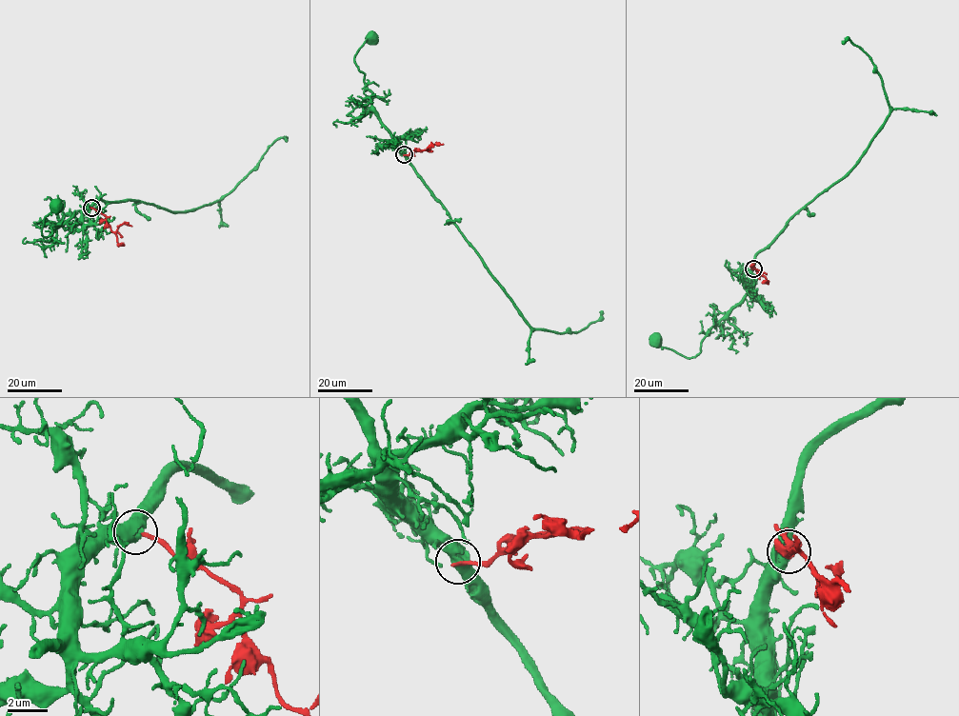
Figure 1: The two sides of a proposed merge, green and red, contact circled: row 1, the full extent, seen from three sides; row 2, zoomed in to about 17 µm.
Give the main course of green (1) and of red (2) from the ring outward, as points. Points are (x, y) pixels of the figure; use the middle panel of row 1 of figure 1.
1: (404, 154), (530, 327), (558, 333), (577, 332), (598, 320), (601, 311)
2: (404, 155), (427, 149), (435, 144), (443, 144)

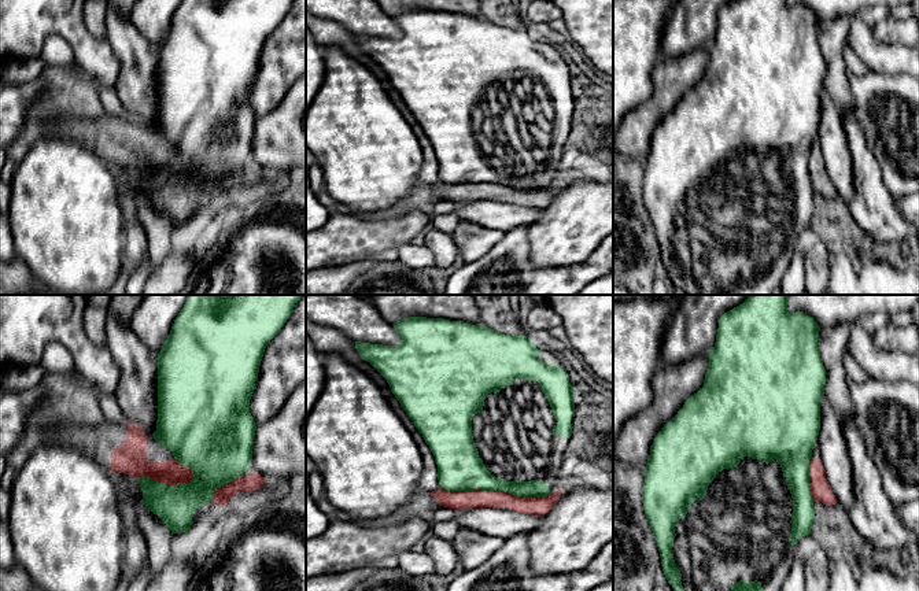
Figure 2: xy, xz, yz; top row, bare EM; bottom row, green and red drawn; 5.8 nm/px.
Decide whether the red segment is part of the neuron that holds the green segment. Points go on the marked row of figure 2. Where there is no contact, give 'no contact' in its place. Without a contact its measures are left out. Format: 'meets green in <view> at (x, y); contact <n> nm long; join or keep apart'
meets green in xz at (495, 490); contact 650 nm long; keep apart

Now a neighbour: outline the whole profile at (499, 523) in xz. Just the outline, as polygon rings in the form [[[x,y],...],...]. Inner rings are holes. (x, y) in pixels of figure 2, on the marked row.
[[[497,507],[462,509],[457,511],[455,520],[462,528],[502,539],[509,539],[517,533],[529,535],[542,524],[539,516]]]

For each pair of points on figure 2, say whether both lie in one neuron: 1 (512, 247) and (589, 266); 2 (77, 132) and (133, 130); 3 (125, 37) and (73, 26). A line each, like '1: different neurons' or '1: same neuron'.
1: same neuron
2: same neuron
3: different neurons

